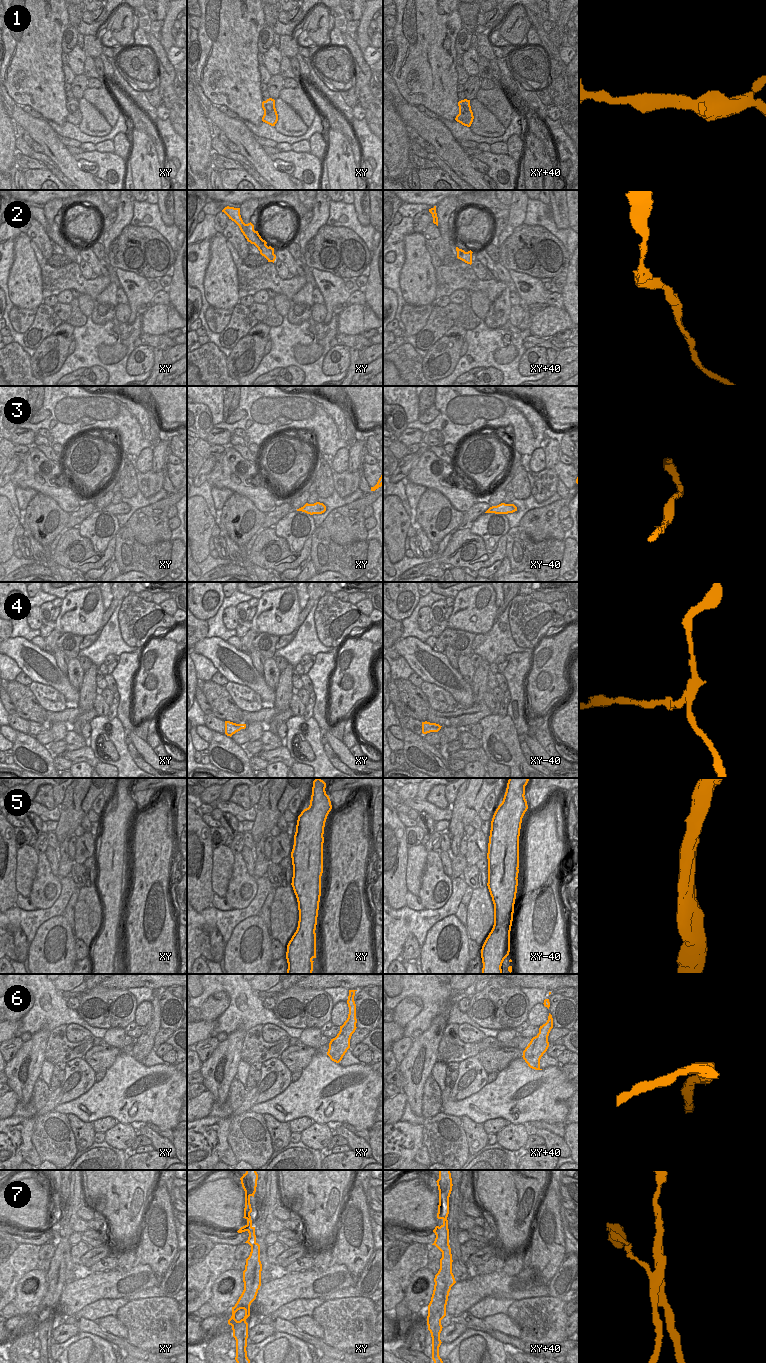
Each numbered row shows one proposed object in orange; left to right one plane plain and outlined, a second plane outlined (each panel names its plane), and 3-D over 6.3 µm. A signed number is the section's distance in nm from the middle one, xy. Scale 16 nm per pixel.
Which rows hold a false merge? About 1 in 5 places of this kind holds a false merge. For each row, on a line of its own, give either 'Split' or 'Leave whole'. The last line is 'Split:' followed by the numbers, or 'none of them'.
1: Leave whole
2: Leave whole
3: Leave whole
4: Leave whole
5: Leave whole
6: Leave whole
7: Split
Split: 7.

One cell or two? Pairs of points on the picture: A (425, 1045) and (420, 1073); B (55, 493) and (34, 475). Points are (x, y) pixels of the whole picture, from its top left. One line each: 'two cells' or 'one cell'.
A: one cell
B: one cell

